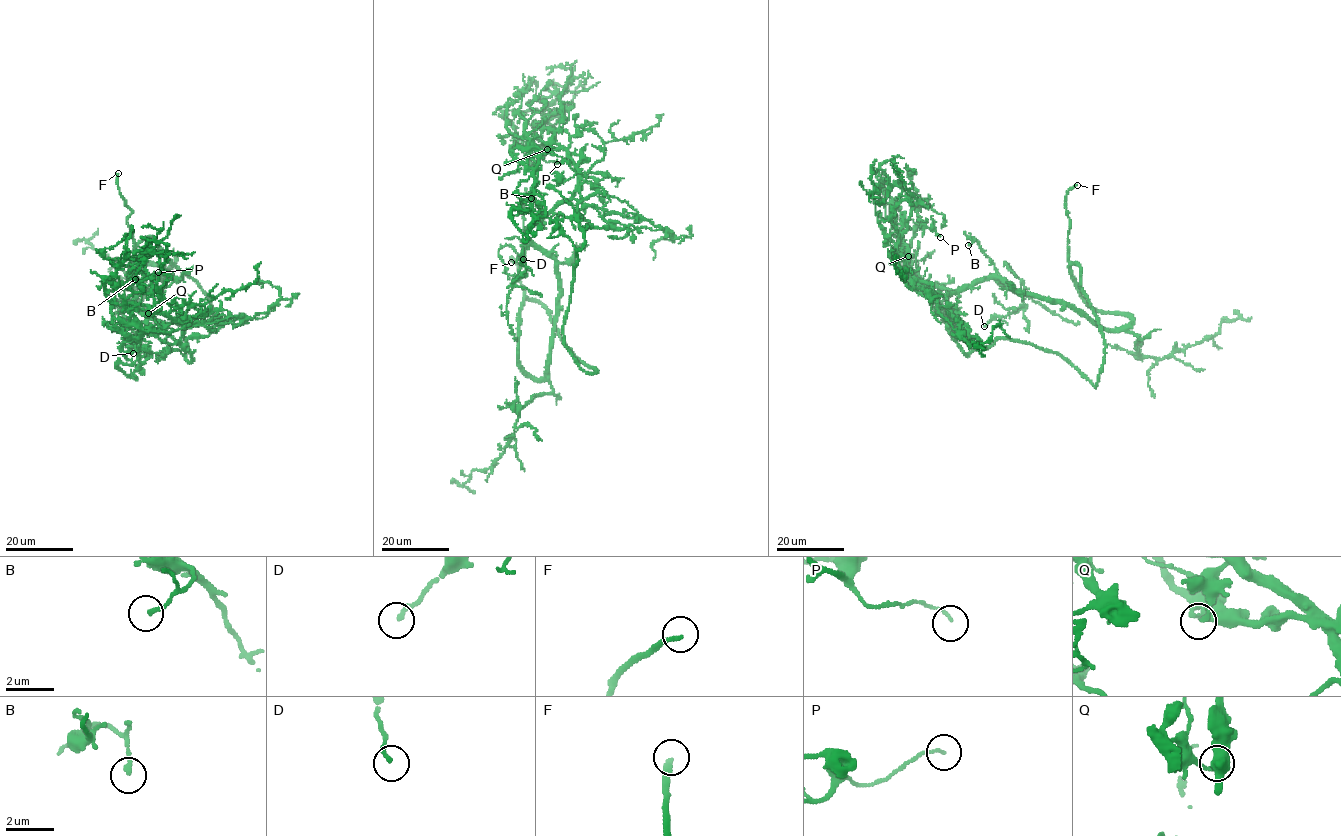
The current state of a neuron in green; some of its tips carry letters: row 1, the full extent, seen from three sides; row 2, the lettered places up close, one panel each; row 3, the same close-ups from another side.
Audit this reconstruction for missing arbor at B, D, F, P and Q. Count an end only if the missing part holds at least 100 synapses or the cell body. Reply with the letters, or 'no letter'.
F

